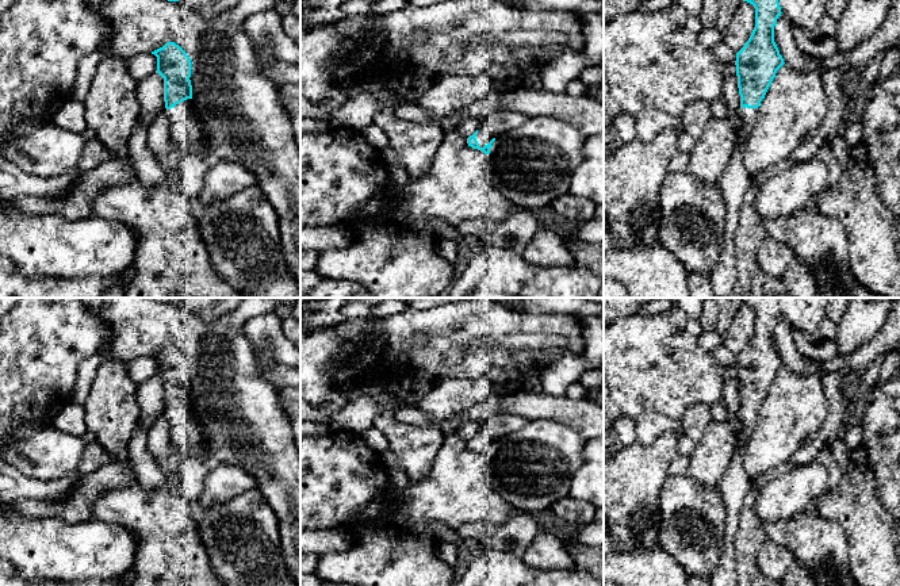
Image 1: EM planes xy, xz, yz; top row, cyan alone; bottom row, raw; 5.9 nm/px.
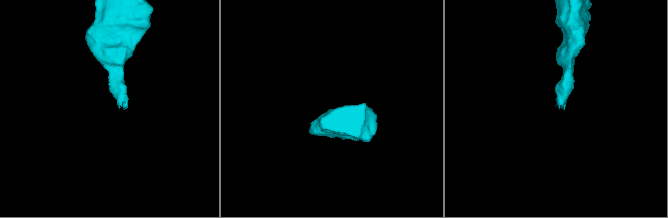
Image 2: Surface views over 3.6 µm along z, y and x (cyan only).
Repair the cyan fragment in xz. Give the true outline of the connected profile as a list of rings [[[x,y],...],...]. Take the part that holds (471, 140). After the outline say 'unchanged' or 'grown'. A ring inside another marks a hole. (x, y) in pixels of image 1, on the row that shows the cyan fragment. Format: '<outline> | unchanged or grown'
[[[497,110],[480,120],[479,129],[467,138],[468,146],[483,152],[486,156],[490,153],[491,143],[501,134],[516,130],[528,119],[526,115],[514,111]]] | grown

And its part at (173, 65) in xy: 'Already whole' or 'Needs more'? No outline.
Needs more

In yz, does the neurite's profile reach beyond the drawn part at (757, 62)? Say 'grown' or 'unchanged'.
grown

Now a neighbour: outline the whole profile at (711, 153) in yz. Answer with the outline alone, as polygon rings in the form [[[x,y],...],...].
[[[712,118],[694,142],[686,172],[700,180],[719,184],[736,142],[738,135],[729,120]]]

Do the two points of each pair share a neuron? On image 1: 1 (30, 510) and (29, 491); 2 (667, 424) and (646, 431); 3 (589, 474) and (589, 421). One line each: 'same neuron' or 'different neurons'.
1: different neurons
2: same neuron
3: different neurons

